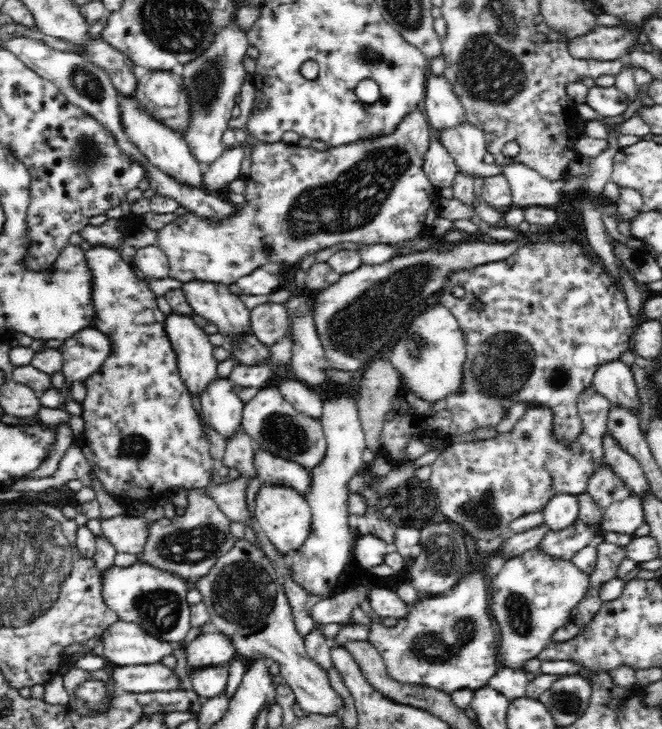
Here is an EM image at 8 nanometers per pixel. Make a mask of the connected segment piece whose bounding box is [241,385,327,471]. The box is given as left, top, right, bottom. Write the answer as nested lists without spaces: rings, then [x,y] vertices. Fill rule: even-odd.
[[[275,386],[260,389],[252,400],[245,403],[241,425],[252,439],[255,449],[300,464],[308,471],[318,467],[326,457],[327,443],[321,419],[298,413]]]

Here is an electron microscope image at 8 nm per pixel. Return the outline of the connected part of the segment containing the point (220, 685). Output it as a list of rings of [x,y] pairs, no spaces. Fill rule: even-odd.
[[[226,665],[204,666],[204,669],[188,673],[190,685],[201,697],[216,698],[226,690],[229,668]]]

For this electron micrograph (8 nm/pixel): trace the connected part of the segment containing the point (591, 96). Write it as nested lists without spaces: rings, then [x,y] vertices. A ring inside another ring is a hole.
[[[614,85],[610,87],[592,87],[587,96],[586,104],[592,107],[598,116],[618,116],[628,108],[628,95]]]

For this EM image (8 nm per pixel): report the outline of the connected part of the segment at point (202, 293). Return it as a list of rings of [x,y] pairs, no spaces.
[[[202,280],[183,283],[180,288],[185,294],[195,314],[206,318],[208,323],[216,324],[218,330],[227,340],[230,338],[242,338],[244,334],[253,334],[250,327],[250,310],[242,303],[238,295],[231,293],[227,285]]]

